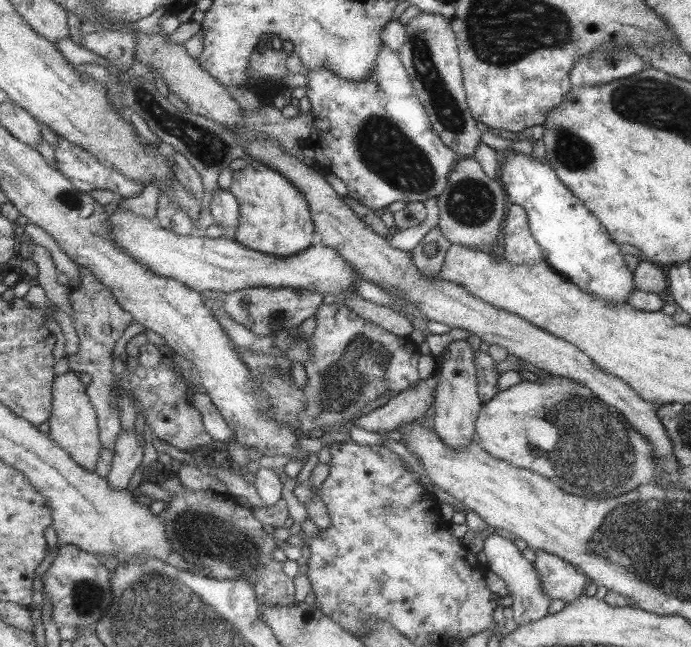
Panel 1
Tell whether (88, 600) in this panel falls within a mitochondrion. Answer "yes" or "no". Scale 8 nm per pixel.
yes

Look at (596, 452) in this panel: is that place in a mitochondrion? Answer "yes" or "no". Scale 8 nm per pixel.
yes

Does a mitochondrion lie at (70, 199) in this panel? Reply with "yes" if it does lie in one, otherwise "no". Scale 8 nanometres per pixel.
no

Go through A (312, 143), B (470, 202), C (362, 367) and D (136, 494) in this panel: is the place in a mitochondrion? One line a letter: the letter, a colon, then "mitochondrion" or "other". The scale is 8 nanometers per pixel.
A: other
B: mitochondrion
C: mitochondrion
D: other

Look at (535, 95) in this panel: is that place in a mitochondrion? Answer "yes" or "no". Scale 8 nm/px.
no

